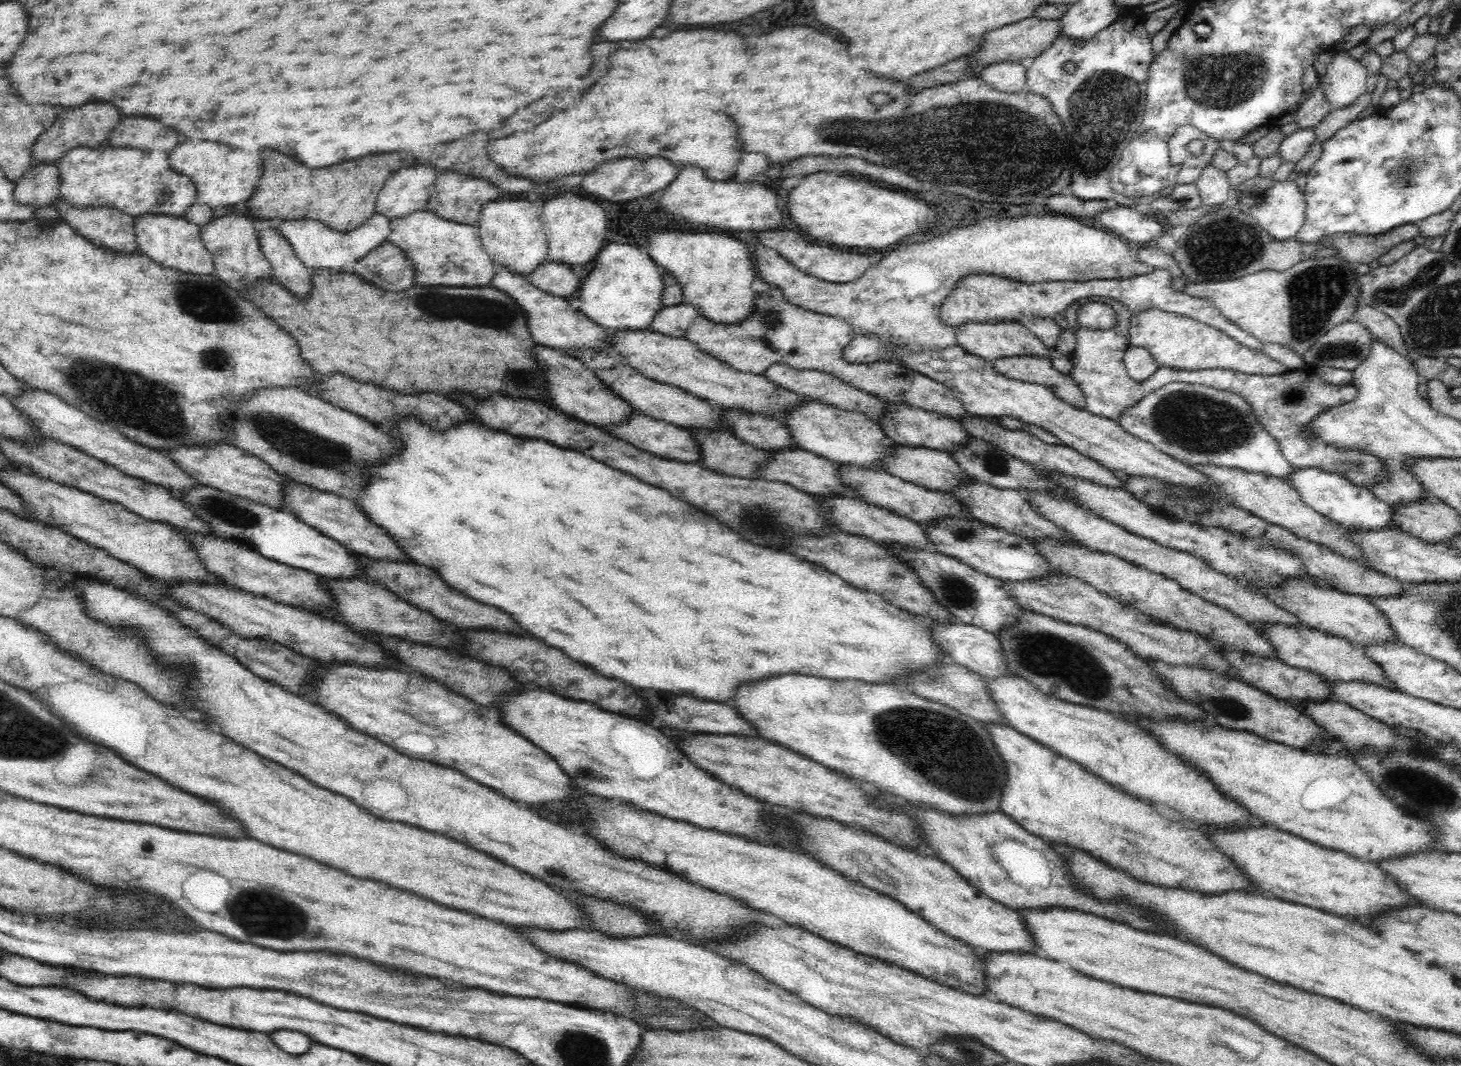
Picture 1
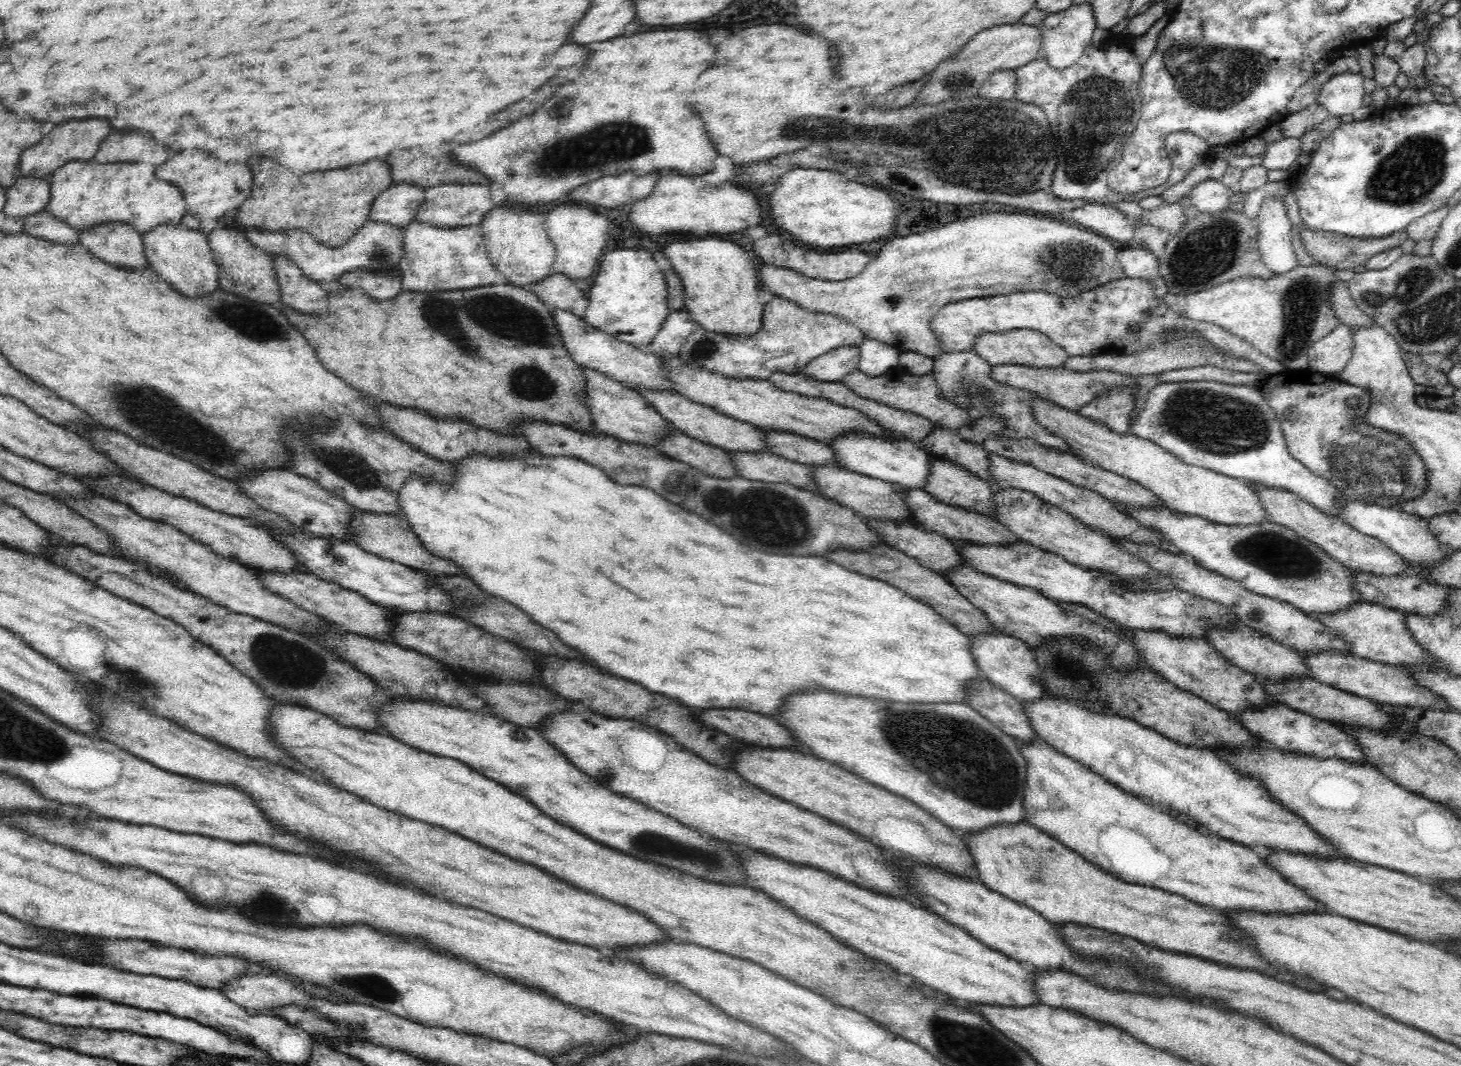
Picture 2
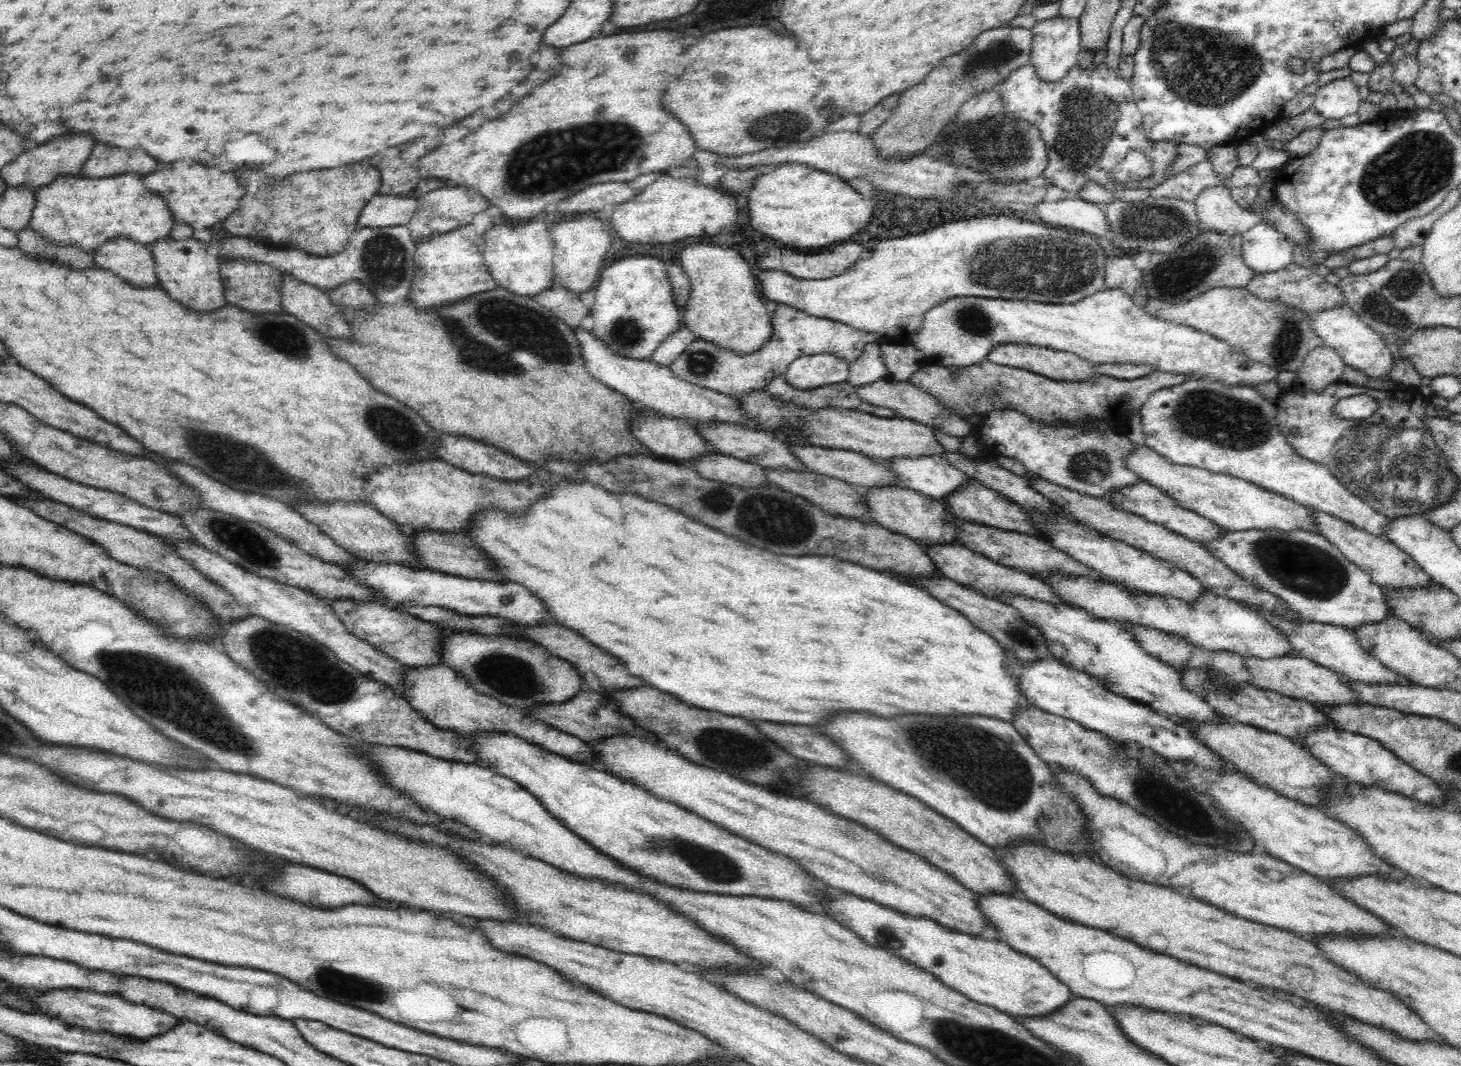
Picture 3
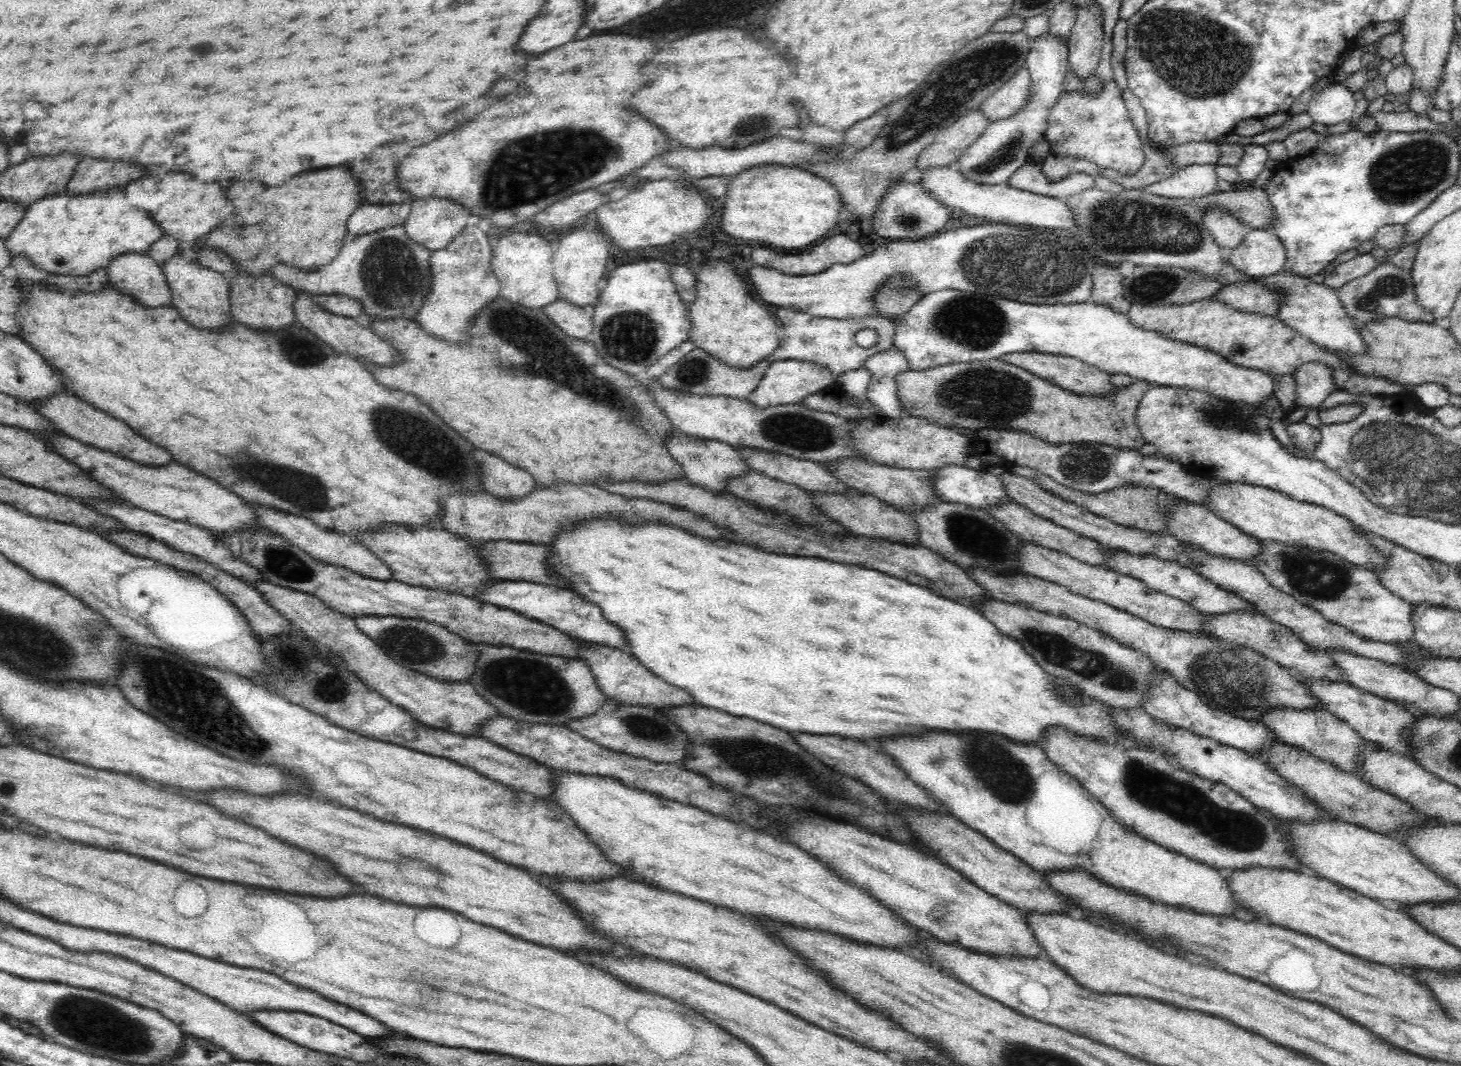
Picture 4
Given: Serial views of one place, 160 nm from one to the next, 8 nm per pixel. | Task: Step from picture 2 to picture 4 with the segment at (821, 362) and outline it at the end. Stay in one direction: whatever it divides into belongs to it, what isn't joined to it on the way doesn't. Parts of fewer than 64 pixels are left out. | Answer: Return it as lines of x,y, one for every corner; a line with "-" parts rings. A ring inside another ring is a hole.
776,361
766,369
757,389
748,396
747,400
750,400
760,408
796,404
800,403
802,398
806,398
806,395
817,393
818,390
825,389
836,382
837,377
825,366
821,366
821,364
817,364
816,362

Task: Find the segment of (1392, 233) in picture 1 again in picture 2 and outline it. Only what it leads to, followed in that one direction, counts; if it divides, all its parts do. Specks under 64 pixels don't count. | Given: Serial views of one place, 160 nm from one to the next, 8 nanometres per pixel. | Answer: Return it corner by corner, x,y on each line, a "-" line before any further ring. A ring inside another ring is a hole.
1305,226
1300,230
1300,238
1316,262
1337,270
1348,270
1365,265
1374,255
1400,246
1408,240
1409,234
1402,230
1380,238
1356,238
1312,231

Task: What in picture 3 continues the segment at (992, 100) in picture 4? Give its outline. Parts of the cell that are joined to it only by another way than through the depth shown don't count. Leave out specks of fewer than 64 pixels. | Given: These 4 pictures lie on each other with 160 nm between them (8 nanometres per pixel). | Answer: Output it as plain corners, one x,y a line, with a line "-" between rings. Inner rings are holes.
1103,62
1095,66
1072,68
1059,82
1045,82
1031,64
1020,66
997,86
1004,99
1006,114
1038,127
1047,146
1048,166
1043,177
1048,186
1068,191
1071,198
1080,199
1087,182
1103,186
1115,193
1125,189
1150,190
1159,187
1171,174
1169,166
1177,159
1179,144
1161,140
1154,144
1146,139
1141,123
1132,82
1121,76
1120,70
-
1128,150
1142,150
1152,158
1153,175
1141,182
1119,184
1110,180
1108,172
1120,164

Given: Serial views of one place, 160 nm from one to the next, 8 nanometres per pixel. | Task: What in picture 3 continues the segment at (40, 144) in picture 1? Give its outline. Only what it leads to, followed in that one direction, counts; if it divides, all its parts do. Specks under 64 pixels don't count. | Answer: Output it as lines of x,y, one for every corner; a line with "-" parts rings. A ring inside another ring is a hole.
74,134
74,136
58,136
48,140
46,144
40,144
32,150
25,150
19,154
12,162
4,165
1,170
2,180
10,186
30,186
30,189
37,190
52,182
62,175
78,175
84,163
91,155
94,140
88,134

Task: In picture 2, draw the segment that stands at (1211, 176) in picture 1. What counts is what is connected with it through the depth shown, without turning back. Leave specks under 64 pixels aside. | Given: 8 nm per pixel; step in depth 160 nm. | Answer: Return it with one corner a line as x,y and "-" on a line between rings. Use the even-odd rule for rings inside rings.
1202,180
1195,184
1190,192
1192,196
1191,204
1200,213
1218,214
1227,210
1229,200
1234,194
1225,187
1221,180

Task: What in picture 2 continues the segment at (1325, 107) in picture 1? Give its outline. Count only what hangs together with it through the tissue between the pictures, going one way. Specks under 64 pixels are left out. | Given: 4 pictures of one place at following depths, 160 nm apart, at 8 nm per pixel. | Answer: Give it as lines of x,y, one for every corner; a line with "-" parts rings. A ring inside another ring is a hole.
1314,102
1300,112
1289,113
1278,124
1284,137
1302,137
1318,124
1327,120
1331,114
1320,103

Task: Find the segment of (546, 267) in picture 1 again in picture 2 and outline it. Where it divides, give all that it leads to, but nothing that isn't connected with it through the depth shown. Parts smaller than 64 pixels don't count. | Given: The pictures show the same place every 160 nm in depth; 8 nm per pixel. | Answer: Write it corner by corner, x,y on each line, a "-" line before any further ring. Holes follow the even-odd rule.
559,272
548,274
546,278
534,282
527,289
536,293
537,297
549,308
555,307
562,310
568,310
574,304
574,300
582,296
574,280

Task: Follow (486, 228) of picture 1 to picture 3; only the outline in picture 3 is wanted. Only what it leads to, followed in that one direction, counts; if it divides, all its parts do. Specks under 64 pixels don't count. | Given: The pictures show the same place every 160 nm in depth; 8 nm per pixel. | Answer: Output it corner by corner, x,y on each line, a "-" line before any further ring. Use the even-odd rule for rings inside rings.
544,220
530,221
516,227
495,223
484,232
485,265
497,282
497,286
519,294
520,296
534,296
546,288
552,287
554,276
553,240
549,233
549,223

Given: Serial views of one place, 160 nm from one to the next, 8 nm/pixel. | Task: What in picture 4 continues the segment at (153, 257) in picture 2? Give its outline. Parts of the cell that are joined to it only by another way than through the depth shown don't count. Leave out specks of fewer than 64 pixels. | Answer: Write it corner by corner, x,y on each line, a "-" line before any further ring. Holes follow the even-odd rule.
182,250
172,254
162,263
161,267
170,287
172,305
178,309
186,322
198,328
212,330
212,328
224,326
233,320
230,310
230,283
227,274
202,266
195,255

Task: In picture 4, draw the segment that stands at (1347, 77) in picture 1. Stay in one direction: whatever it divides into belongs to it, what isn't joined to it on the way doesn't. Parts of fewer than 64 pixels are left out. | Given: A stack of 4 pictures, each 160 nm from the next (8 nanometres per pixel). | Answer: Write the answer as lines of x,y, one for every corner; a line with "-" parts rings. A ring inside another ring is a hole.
1338,83
1315,93
1307,113
1315,123
1330,127
1339,122
1350,121
1356,110
1357,100
1346,84

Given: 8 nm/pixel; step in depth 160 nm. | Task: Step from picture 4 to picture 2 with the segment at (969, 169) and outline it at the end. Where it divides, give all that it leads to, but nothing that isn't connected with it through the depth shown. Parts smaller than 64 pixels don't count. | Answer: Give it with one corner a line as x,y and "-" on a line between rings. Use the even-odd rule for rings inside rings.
1091,1
1072,4
1072,6
1057,13
1050,13
1042,24
1037,25
1042,35
1042,53
1045,53
1050,67
1063,70
1075,64
1091,43
1092,34
1097,28

